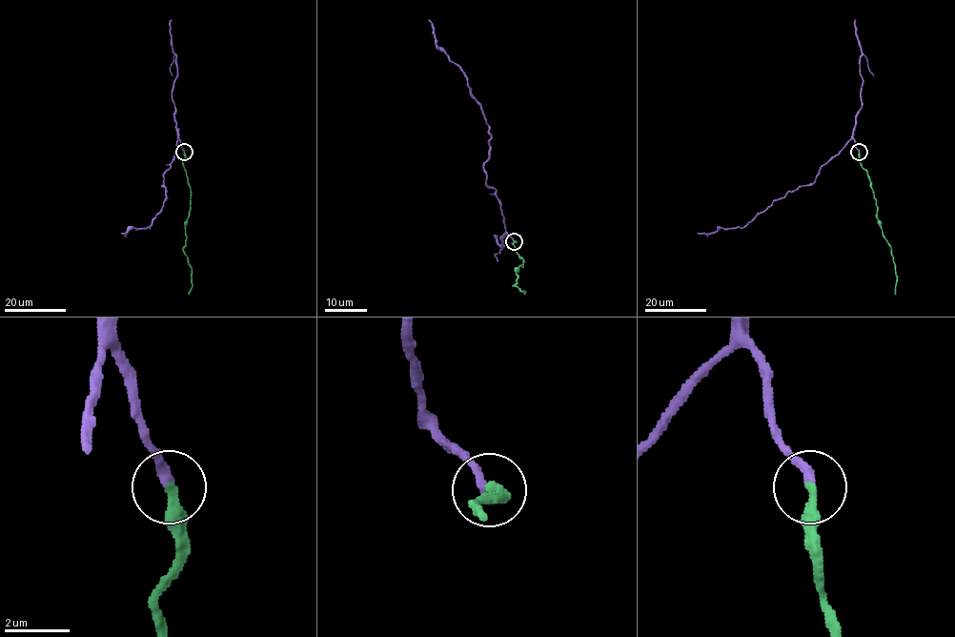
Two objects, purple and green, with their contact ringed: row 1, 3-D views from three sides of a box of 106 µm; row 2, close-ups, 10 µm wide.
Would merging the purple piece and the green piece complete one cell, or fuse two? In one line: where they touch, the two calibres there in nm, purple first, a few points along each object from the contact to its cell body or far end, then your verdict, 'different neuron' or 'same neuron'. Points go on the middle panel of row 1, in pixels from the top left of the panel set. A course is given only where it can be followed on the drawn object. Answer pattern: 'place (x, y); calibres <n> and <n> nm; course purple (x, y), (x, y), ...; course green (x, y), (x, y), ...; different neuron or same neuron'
place (514, 241); calibres 280 and 340 nm; course purple (514, 241), (497, 191), (486, 184), (483, 162), (491, 138), (480, 104), (464, 72), (436, 44), (429, 19); course green (515, 241), (512, 243), (524, 261), (517, 270), (517, 282), (514, 285), (525, 292), (520, 291); same neuron

